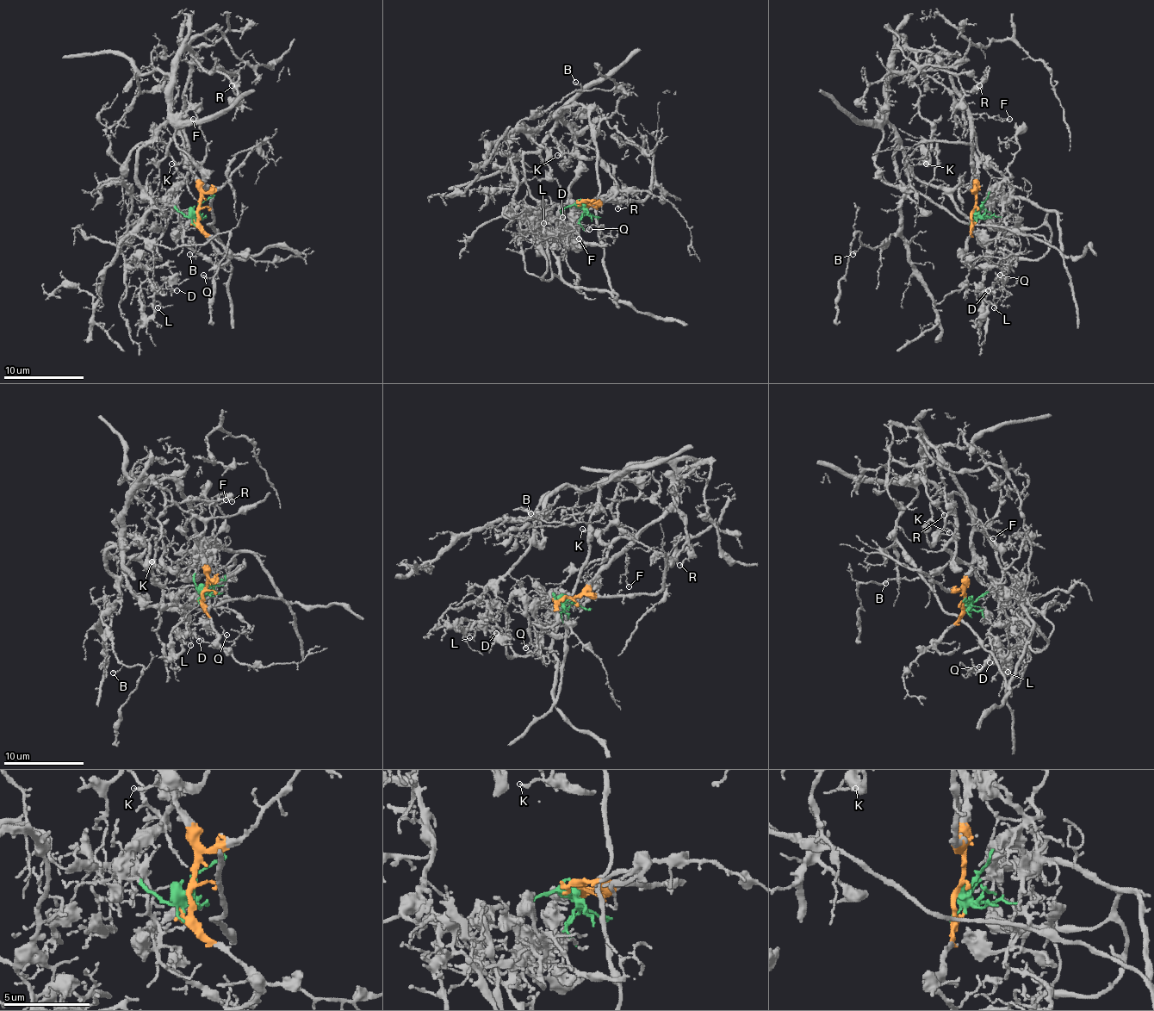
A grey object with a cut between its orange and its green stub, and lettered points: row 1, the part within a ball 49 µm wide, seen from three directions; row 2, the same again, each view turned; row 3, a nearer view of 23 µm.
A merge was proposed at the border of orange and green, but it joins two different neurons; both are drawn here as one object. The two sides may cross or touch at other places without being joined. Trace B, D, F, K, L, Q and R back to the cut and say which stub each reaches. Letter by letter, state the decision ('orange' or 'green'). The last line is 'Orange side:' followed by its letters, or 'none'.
B: orange
D: green
F: orange
K: orange
L: green
Q: green
R: orange
Orange side: B, F, K, R

